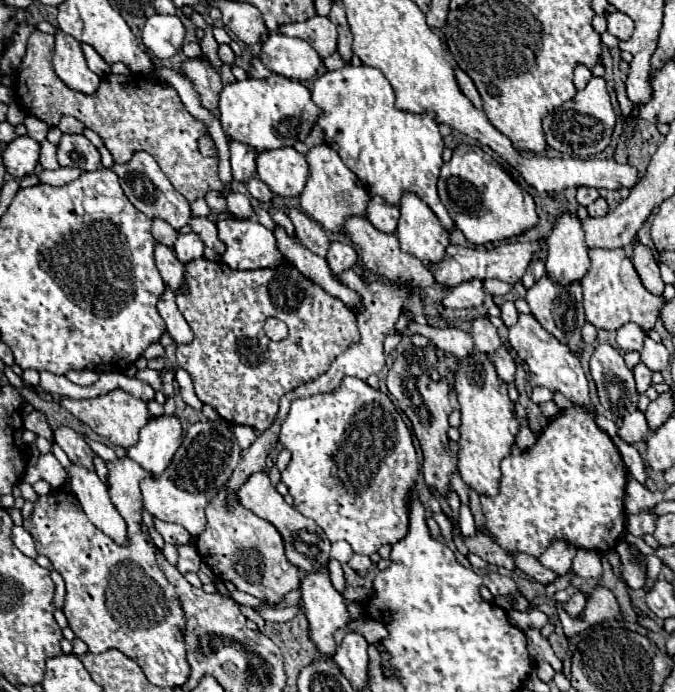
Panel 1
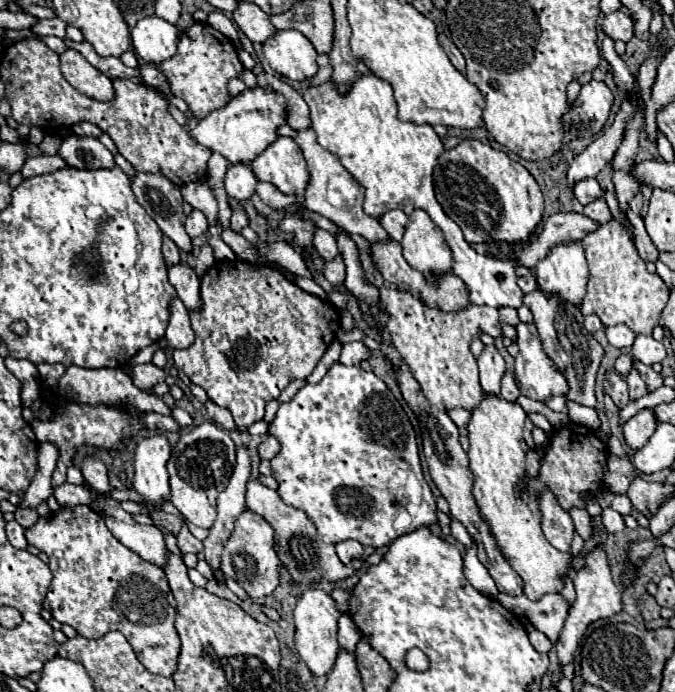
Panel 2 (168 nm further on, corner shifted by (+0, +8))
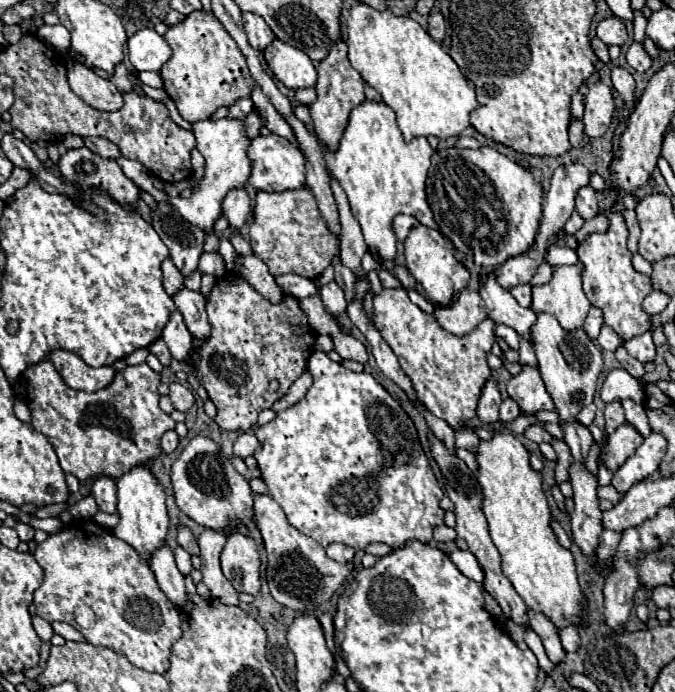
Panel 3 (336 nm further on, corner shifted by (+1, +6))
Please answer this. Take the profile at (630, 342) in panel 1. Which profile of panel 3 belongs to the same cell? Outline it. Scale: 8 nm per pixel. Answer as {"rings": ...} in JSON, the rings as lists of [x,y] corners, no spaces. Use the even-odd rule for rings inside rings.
{"rings":[[[602,326],[600,336],[596,338],[596,342],[598,342],[604,350],[616,350],[616,346],[620,346],[620,344],[622,344],[622,342],[620,342],[620,338],[618,338],[618,334],[616,334],[610,326]]]}

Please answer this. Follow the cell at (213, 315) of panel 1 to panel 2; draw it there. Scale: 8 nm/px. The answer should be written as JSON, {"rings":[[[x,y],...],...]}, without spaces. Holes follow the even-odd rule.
{"rings":[[[245,260],[215,262],[201,278],[201,308],[189,310],[195,342],[185,350],[175,350],[173,360],[189,380],[201,386],[209,400],[233,414],[237,430],[247,430],[253,422],[263,420],[265,406],[277,400],[281,390],[293,378],[307,378],[327,346],[337,338],[339,312],[323,298],[303,292],[289,282],[277,268],[251,264]]]}

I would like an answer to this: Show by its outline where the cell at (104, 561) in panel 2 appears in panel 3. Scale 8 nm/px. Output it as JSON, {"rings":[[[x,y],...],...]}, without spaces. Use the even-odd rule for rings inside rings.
{"rings":[[[74,520],[72,524],[68,524],[60,534],[50,534],[42,544],[38,544],[34,548],[34,560],[40,564],[40,568],[44,570],[44,580],[42,584],[36,588],[34,592],[34,604],[36,604],[36,614],[40,618],[44,618],[46,622],[54,622],[54,620],[60,620],[60,622],[66,622],[70,626],[74,626],[78,632],[82,632],[82,636],[94,644],[94,646],[104,646],[104,648],[110,648],[114,650],[116,654],[128,658],[136,668],[142,668],[142,670],[148,670],[148,672],[158,672],[158,674],[164,674],[168,668],[170,668],[170,648],[172,644],[180,638],[182,630],[180,630],[180,614],[176,610],[176,606],[172,606],[172,602],[168,602],[168,598],[164,598],[164,592],[156,586],[156,580],[154,580],[154,574],[150,570],[150,566],[144,566],[144,562],[140,562],[140,558],[136,558],[136,550],[132,550],[130,546],[124,546],[124,542],[120,542],[118,538],[112,538],[112,532],[106,532],[104,528],[96,526],[92,520]],[[82,610],[92,610],[92,618],[82,618]]]}

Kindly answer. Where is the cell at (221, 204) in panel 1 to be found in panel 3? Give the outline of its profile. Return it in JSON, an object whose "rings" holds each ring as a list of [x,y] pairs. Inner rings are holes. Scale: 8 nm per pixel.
{"rings":[[[212,252],[212,254],[202,254],[200,258],[200,264],[198,264],[198,272],[200,274],[212,274],[212,276],[222,276],[226,274],[226,268],[224,268],[224,260],[218,252]]]}

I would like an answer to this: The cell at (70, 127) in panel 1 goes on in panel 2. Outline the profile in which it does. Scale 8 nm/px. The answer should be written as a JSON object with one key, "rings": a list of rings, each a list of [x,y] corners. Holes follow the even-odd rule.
{"rings":[[[77,122],[71,126],[71,130],[77,134],[77,136],[99,136],[101,134],[101,128],[95,126],[95,124],[89,124],[89,122]]]}

